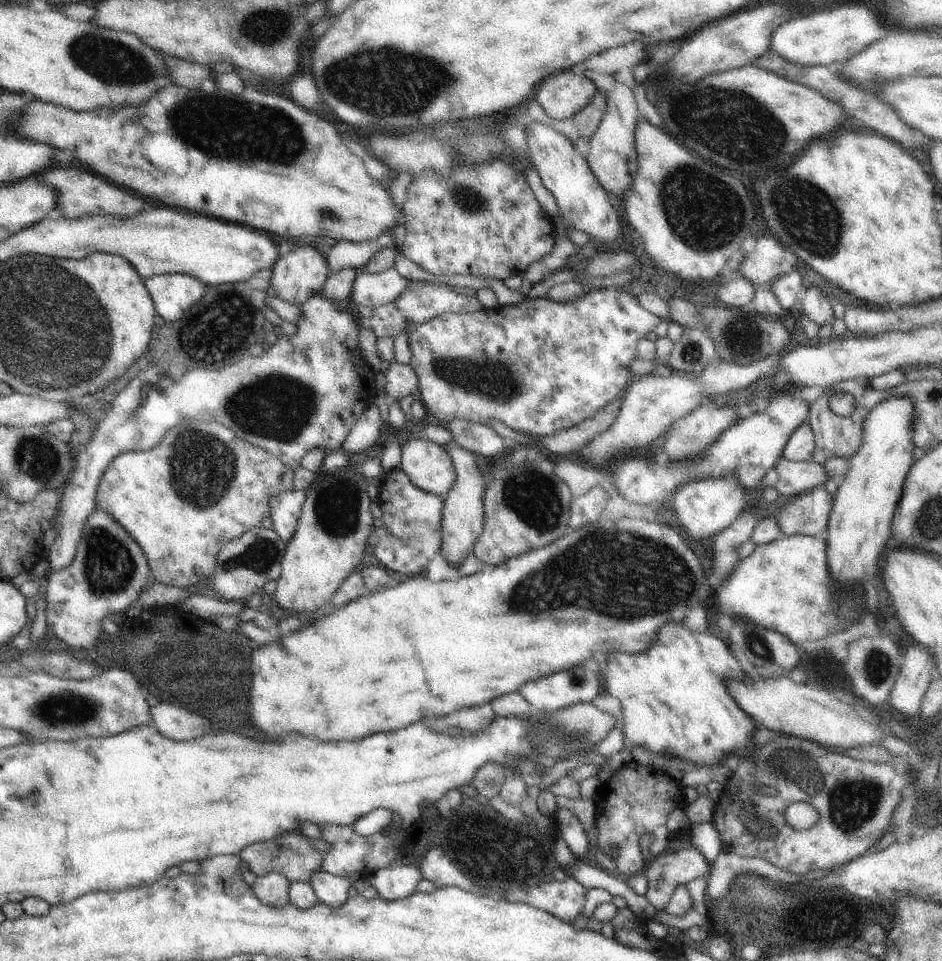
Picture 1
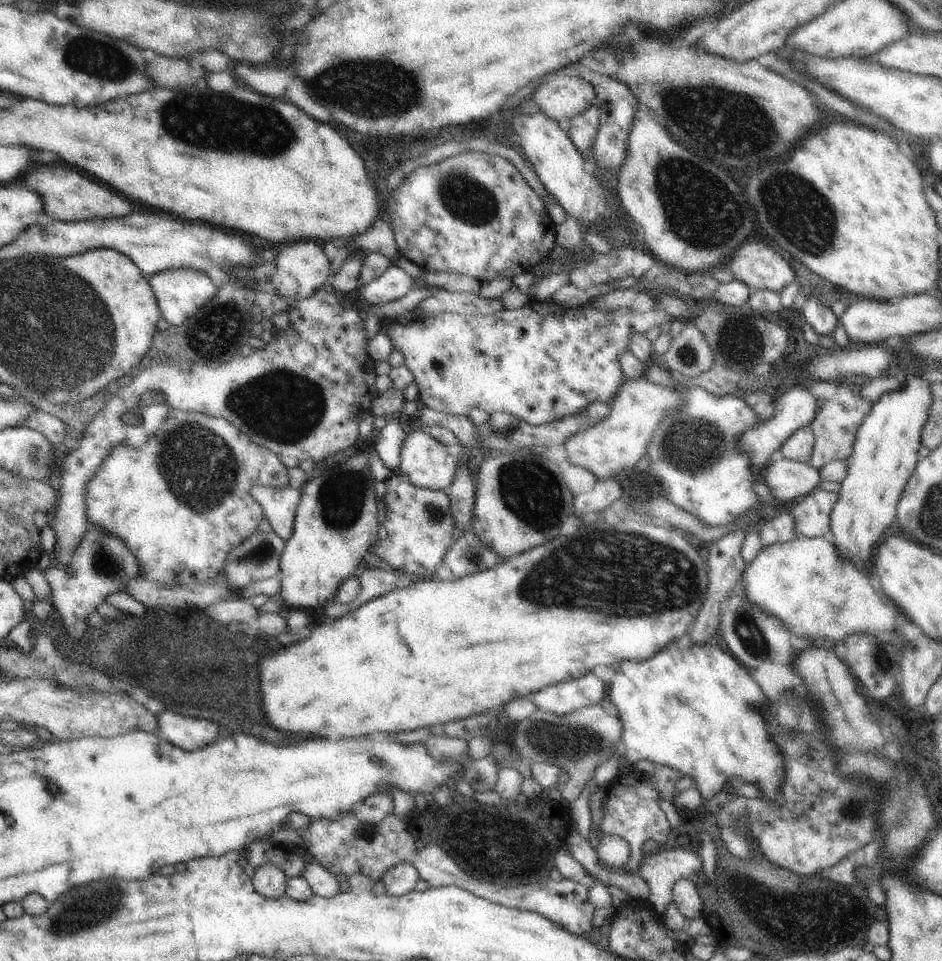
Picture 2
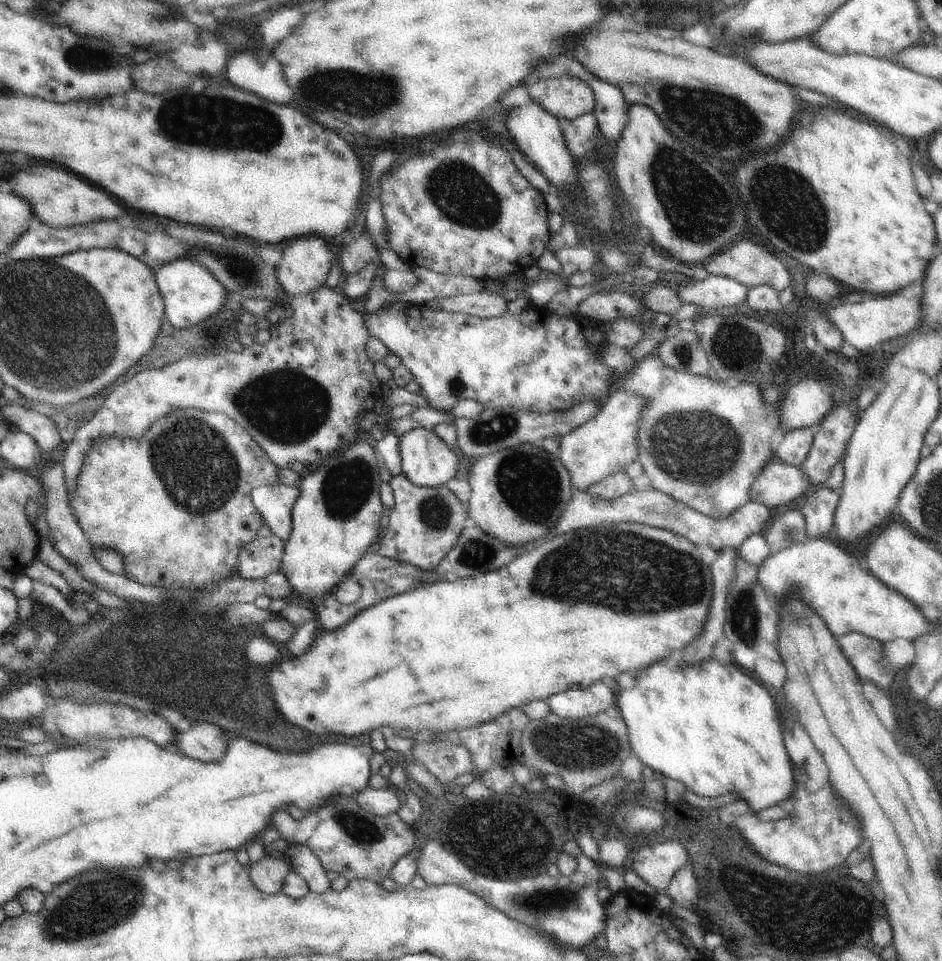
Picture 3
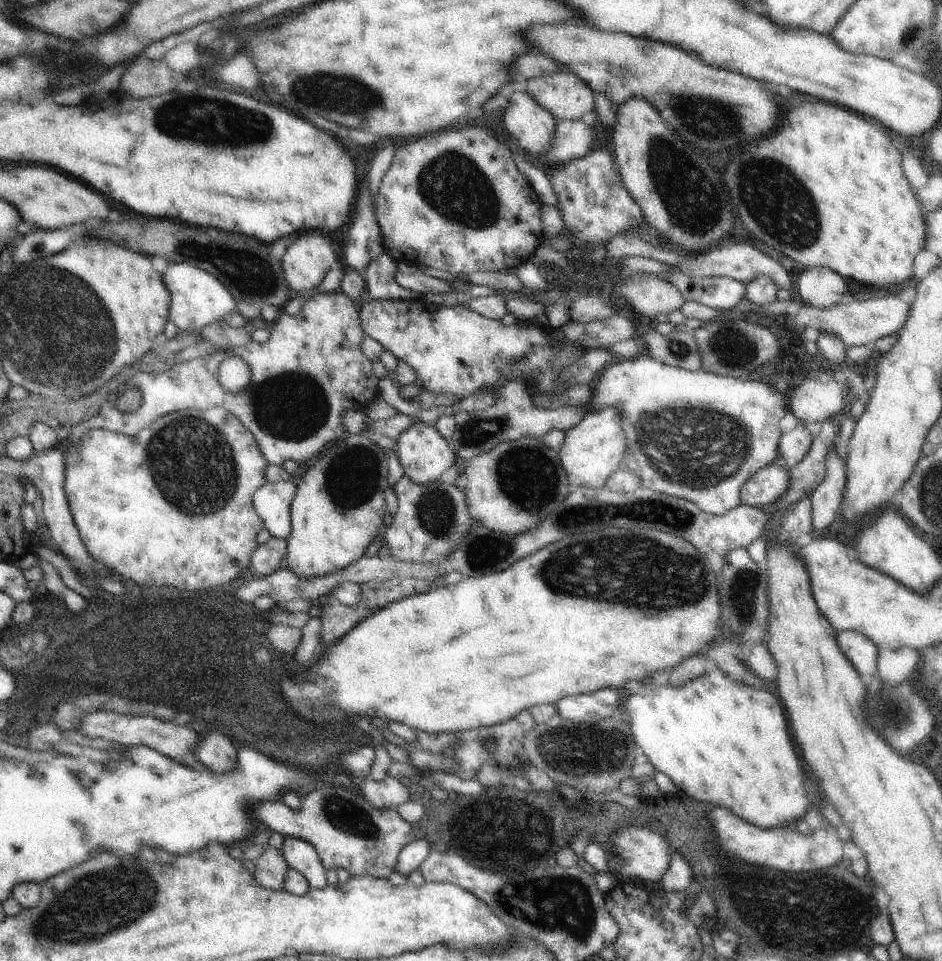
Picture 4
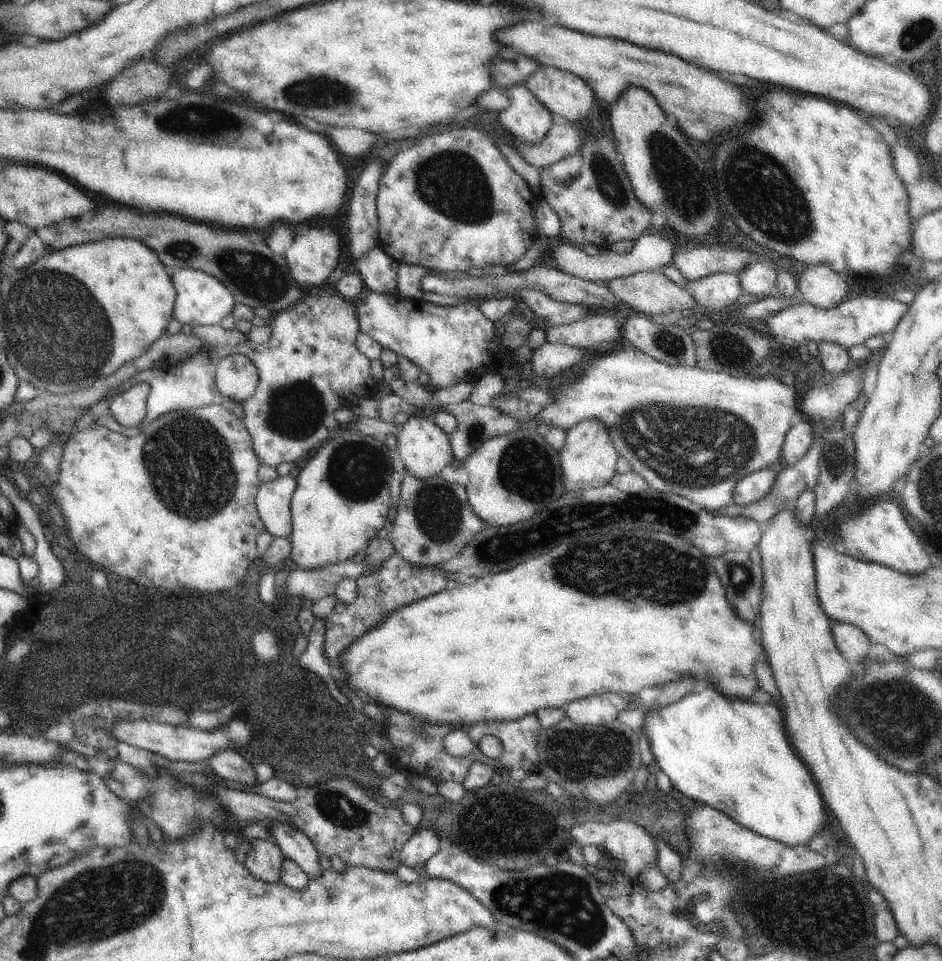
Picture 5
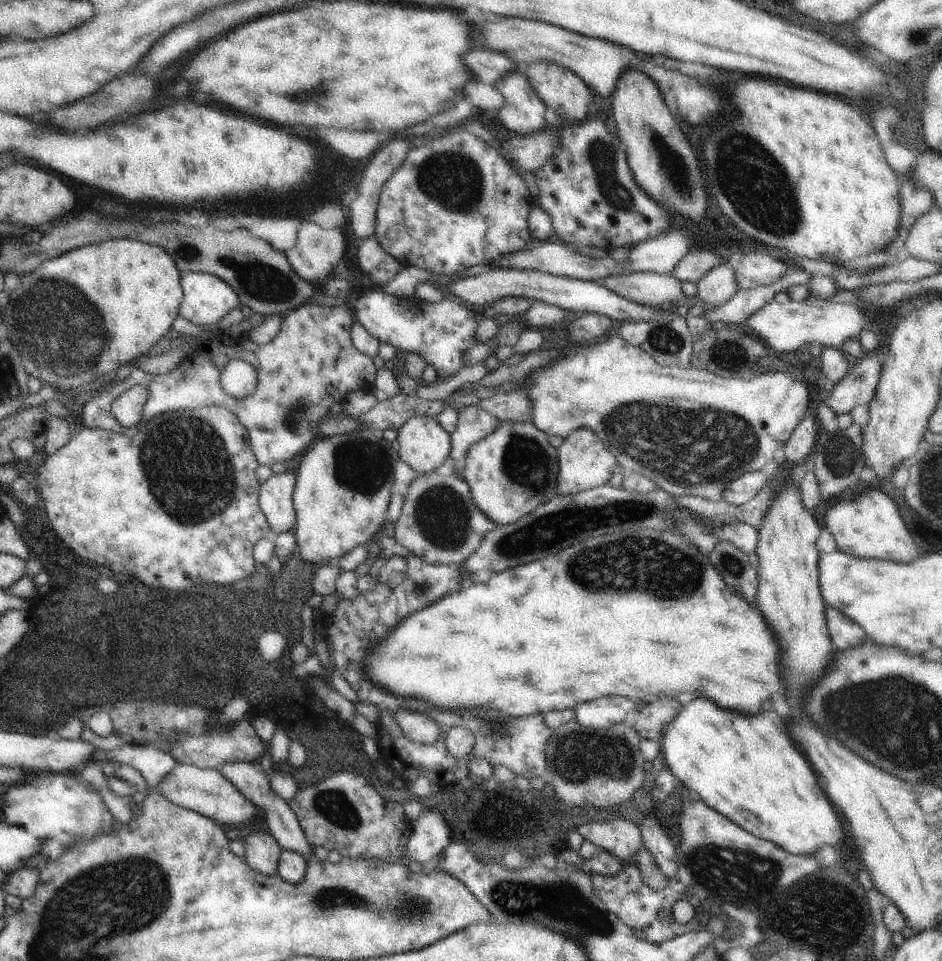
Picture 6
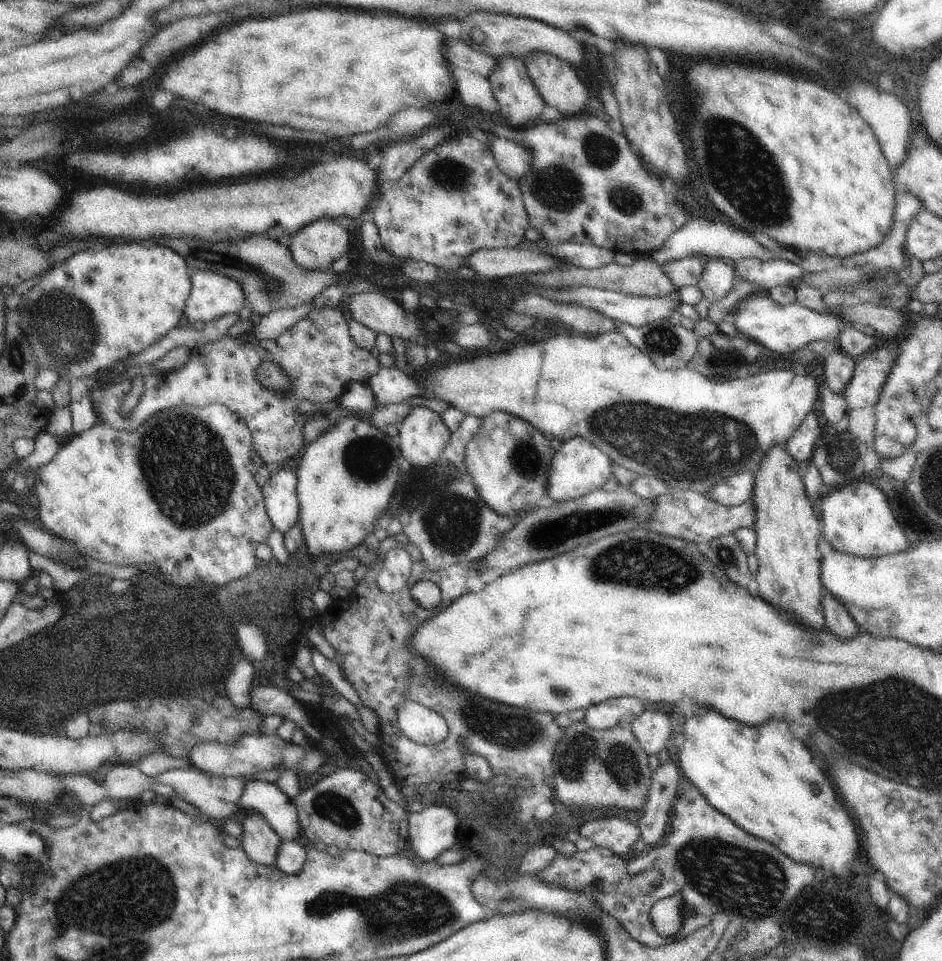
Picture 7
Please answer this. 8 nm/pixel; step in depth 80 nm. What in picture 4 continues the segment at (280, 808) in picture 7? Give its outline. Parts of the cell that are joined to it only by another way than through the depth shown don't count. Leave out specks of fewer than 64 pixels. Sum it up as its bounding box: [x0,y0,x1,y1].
[196,731,326,889]

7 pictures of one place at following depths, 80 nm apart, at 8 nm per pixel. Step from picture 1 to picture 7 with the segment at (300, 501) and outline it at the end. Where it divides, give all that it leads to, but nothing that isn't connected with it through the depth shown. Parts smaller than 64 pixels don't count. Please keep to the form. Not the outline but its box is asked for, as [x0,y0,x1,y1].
[263,467,300,533]

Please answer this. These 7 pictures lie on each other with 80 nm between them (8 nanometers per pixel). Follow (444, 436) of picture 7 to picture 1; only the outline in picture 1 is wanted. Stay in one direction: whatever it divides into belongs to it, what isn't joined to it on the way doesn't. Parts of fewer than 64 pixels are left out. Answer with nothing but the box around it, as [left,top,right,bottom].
[399,437,456,498]

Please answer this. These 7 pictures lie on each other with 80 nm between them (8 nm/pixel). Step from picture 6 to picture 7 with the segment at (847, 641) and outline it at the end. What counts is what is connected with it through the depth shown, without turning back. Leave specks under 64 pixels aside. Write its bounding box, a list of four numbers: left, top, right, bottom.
[822,588,858,638]

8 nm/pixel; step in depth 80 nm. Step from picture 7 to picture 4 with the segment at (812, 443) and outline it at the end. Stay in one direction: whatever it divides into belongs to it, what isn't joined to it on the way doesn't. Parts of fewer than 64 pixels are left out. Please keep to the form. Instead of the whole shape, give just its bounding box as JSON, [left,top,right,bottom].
[779,423,813,468]

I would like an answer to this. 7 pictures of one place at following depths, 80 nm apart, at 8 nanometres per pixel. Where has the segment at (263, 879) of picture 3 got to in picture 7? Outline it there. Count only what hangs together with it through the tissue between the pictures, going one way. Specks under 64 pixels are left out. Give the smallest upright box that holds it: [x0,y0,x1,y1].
[240,813,282,866]

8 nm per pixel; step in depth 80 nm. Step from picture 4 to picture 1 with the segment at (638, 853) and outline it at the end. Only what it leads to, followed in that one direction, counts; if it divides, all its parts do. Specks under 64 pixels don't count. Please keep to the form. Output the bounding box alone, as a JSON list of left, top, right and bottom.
[643,848,711,911]

